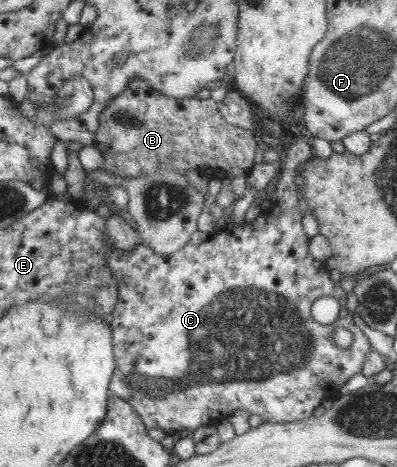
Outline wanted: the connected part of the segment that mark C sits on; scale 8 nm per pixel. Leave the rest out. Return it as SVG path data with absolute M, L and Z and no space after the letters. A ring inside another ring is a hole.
M302 141L292 143L288 147L288 151L282 153L275 188L275 200L251 222L245 222L239 226L228 223L224 225L221 232L203 233L196 230L191 233L187 245L166 257L158 255L152 251L152 248L146 247L144 244L136 244L129 251L114 249L110 252L108 267L110 267L110 271L112 271L112 275L118 283L118 304L116 304L116 310L114 310L114 314L110 319L114 333L114 352L117 366L109 391L120 395L120 398L132 405L132 410L134 410L136 416L140 417L140 420L148 427L171 433L180 431L180 429L188 429L193 432L197 427L213 425L220 417L227 418L234 411L240 411L240 409L246 411L248 415L257 415L262 422L266 423L304 420L318 412L325 400L338 394L338 390L347 379L361 371L364 358L370 352L371 347L358 327L355 327L350 312L345 308L346 294L339 284L333 285L330 281L328 269L323 260L312 258L310 252L308 252L309 238L302 231L300 224L302 215L298 210L299 198L296 194L294 177L297 175L296 167L311 155L313 155L312 148L308 147L306 143L302 143ZM323 296L336 299L338 306L340 306L336 320L327 325L320 325L320 323L310 319L310 306L312 306L314 299ZM337 327L344 328L352 334L353 342L348 349L339 349L334 345L332 332Z

